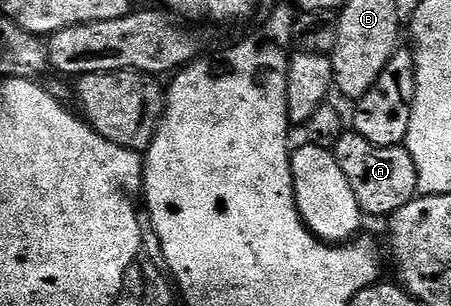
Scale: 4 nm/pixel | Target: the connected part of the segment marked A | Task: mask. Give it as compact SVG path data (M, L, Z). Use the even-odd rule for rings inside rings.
M346 130L335 139L332 151L336 162L340 162L340 170L344 170L344 178L348 178L348 186L352 186L352 194L356 194L356 202L360 202L367 217L389 218L393 212L400 210L400 206L412 202L419 195L416 162L412 162L412 154L408 154L405 146L376 146L359 132Z

